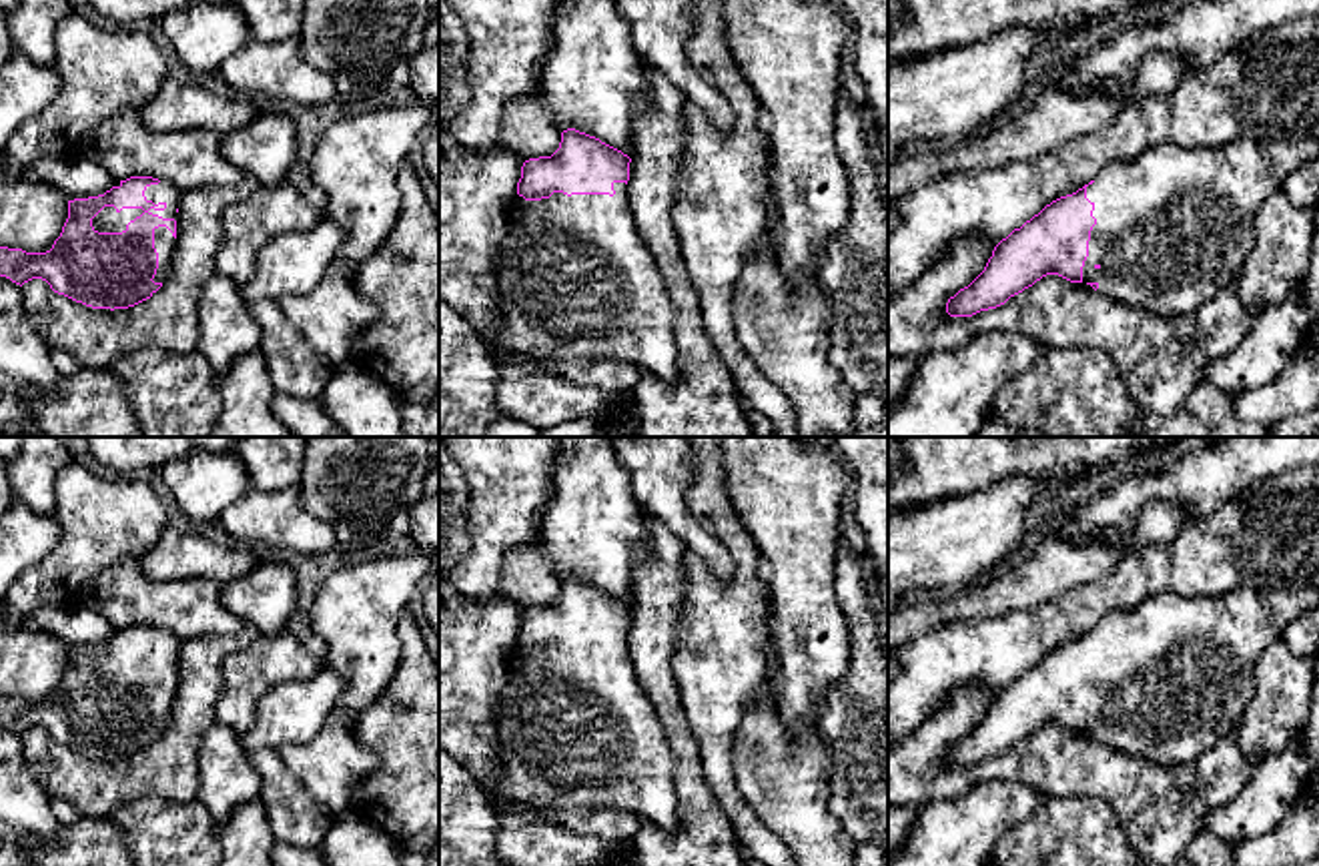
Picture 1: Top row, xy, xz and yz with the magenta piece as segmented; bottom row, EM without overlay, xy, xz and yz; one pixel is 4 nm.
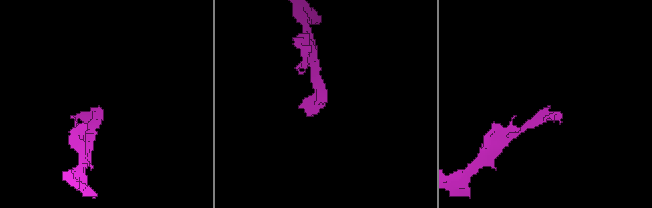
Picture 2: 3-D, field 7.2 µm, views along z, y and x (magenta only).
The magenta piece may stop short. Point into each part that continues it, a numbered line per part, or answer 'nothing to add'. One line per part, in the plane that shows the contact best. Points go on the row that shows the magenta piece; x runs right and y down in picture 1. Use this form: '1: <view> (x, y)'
1: xy (107, 221)

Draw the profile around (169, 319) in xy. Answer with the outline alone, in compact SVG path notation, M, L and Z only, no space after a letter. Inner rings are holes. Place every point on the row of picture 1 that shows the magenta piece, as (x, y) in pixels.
M255 176L235 186L200 186L180 192L170 275L150 299L128 309L92 309L58 295L42 279L22 285L26 313L42 313L48 327L40 339L64 349L84 369L108 367L140 349L192 353L198 345L198 297L214 275L225 245L223 212L253 194Z

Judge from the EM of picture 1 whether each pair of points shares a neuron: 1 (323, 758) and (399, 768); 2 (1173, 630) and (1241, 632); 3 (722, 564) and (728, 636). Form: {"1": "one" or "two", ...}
{"1": "two", "2": "one", "3": "two"}

